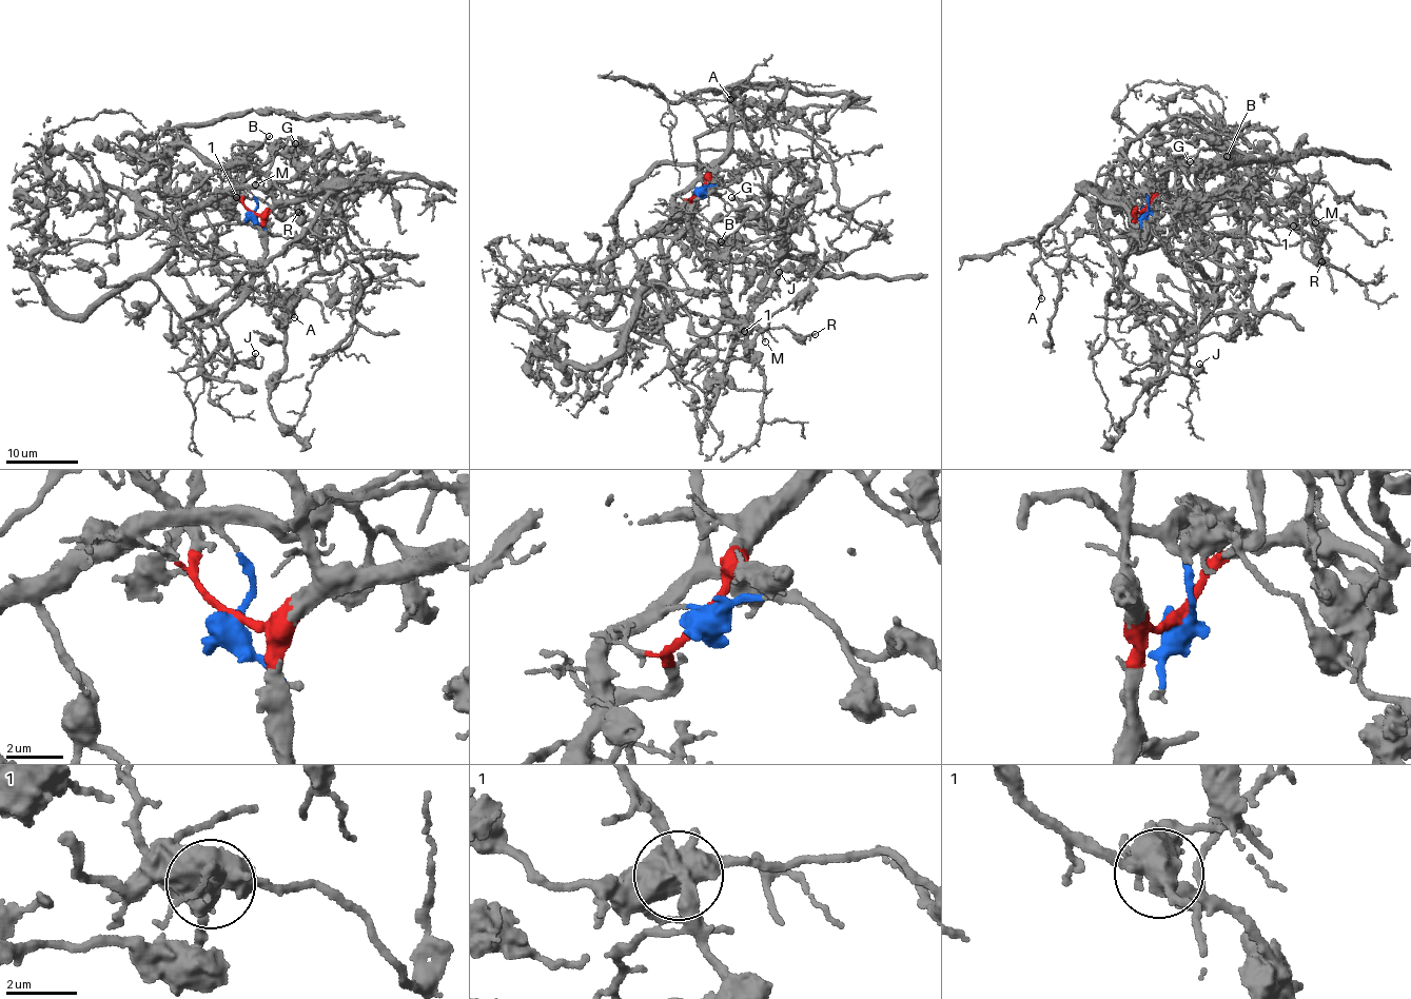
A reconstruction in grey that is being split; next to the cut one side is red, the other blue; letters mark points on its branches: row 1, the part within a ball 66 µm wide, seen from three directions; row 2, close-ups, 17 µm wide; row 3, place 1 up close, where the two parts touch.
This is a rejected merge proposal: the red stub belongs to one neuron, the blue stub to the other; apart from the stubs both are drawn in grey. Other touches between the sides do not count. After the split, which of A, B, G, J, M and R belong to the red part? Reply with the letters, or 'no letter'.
A

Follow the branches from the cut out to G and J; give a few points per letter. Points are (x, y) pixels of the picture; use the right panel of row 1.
G: (1145, 210), (1150, 182), (1196, 196), (1201, 187), (1195, 176), (1209, 171), (1189, 161)
J: (1145, 210), (1150, 182), (1201, 219), (1183, 258), (1195, 350), (1179, 356), (1160, 343), (1158, 352), (1199, 365)

